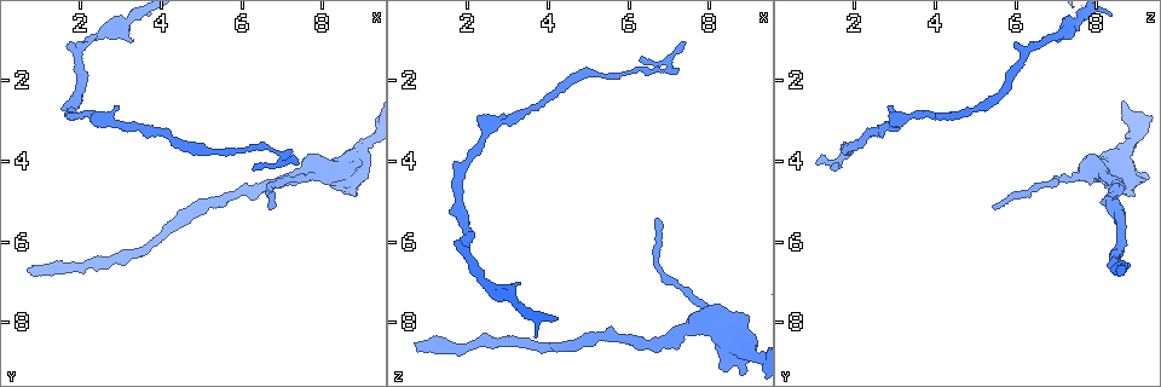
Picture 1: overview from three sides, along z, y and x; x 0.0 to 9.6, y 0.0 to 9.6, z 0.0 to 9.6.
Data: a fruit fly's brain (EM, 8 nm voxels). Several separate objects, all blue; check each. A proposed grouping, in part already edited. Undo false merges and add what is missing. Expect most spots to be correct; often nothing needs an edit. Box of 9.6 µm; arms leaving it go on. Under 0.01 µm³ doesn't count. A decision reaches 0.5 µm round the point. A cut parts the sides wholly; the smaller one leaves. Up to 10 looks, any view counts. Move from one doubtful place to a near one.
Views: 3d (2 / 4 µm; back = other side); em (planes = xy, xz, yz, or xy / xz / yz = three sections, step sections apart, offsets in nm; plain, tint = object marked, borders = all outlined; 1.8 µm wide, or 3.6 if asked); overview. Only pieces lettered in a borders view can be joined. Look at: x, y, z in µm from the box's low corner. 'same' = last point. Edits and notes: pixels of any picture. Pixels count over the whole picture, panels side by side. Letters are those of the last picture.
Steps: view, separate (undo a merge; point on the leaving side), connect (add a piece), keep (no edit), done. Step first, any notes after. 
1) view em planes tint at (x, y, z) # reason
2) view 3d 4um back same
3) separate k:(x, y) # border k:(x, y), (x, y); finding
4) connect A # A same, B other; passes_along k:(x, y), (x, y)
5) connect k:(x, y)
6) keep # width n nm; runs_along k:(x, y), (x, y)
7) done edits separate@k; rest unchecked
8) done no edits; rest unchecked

view 3d 4um at (3.00, 2.65, 2.85)

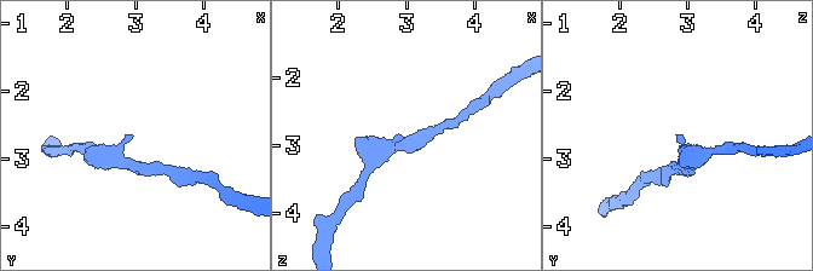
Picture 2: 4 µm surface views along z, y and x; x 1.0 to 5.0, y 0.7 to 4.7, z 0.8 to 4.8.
view em planes borders at (2.95, 2.65, 2.85) # need the tissue

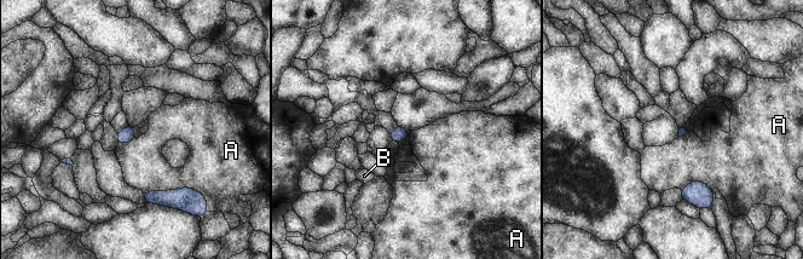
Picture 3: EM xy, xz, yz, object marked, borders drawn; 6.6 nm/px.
keep # A other, B other; border 3:(192, 189), (179, 188), (144, 193); none of them fits

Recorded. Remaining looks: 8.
view 3d 2um at (6.65, 5.20, 5.45)

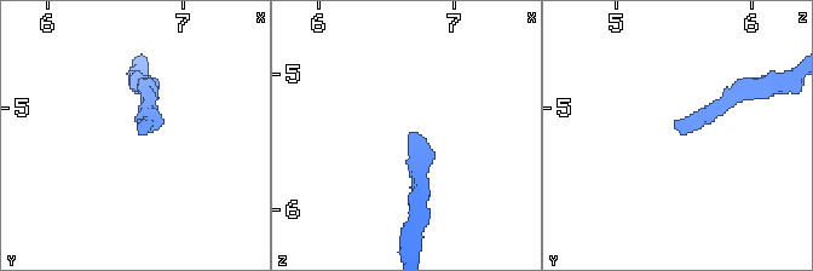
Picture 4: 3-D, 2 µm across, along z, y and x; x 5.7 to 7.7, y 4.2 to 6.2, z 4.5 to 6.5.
view em 3.6um xy step 8 borders at (6.66, 5.18, 5.46)

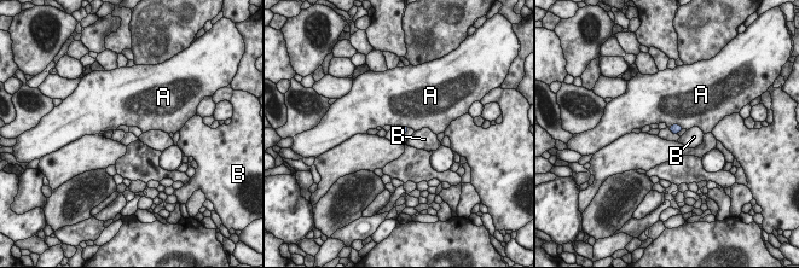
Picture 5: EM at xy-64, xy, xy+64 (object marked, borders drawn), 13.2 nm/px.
keep # width 90 nm; A other, B other; border 5:(670, 126), (678, 124), (683, 128); none of them fits

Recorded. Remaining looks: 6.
view 3d 4um at (7.90, 4.20, 7.95) # branch point

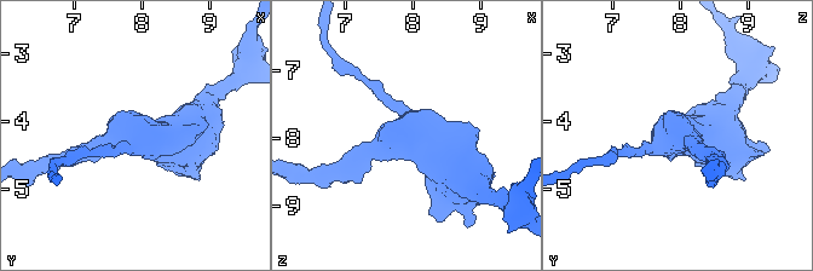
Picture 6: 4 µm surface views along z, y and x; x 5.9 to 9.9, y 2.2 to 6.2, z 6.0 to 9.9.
view em 3.6um planes borders at (7.85, 4.20, 8.00) # arms 3; arm_widths 170, 260, 750 nm; need the tissue

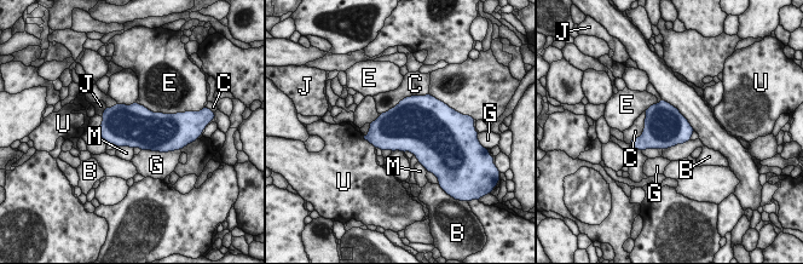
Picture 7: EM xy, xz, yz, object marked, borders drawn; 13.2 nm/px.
keep # B other, C other, E other, G other, J other, M other, U other; border 7:(689, 139), (663, 149); all the same neuron

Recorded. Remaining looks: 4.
view 3d 4um at (0.75, 6.75, 8.55) # branch stops here

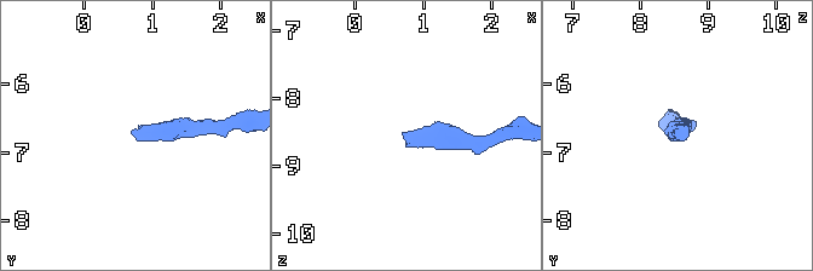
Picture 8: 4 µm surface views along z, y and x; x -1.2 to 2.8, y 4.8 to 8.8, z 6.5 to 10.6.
view em 3.6um xz step 4 borders at (0.70, 6.80, 8.50)

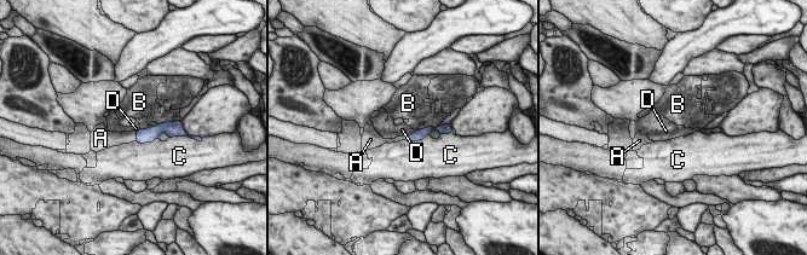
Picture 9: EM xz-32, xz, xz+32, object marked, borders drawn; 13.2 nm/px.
connect A # longest_contact C 320 nm; A same, B other, C other, D other; the neuron continues

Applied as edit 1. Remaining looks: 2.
done edits connect@9; rest unchecked

